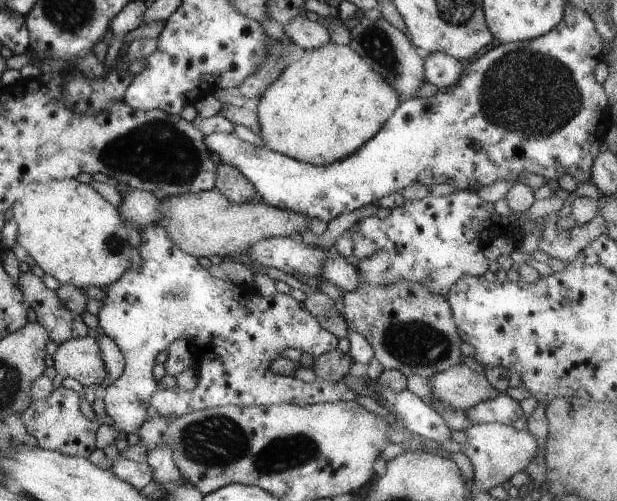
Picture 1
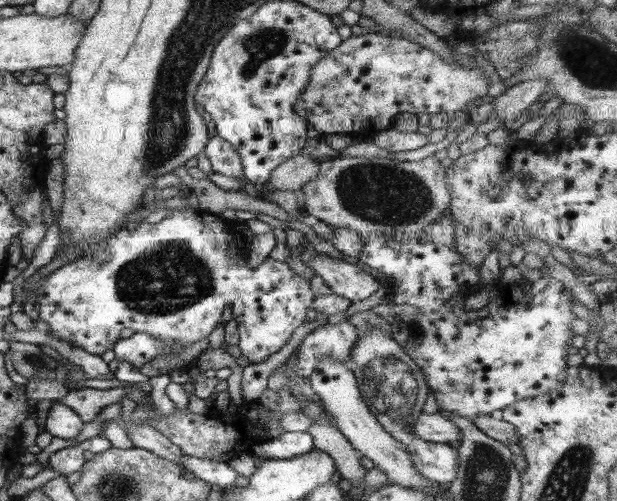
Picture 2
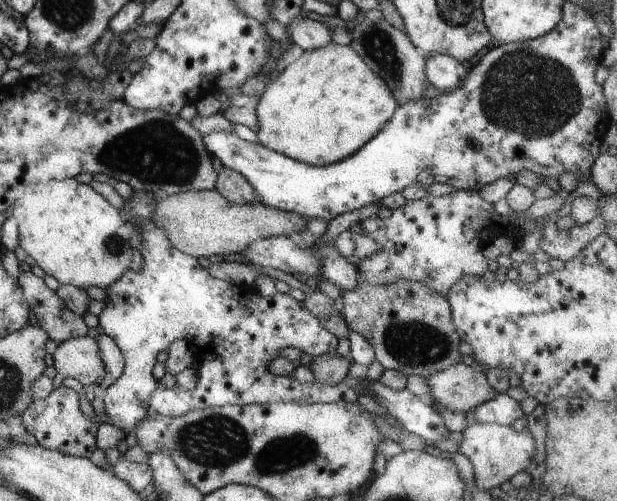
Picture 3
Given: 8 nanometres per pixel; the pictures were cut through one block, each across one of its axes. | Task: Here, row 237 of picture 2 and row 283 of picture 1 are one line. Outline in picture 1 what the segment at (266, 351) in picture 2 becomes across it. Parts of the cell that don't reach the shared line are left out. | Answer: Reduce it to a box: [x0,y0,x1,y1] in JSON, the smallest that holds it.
[97,226,358,433]

